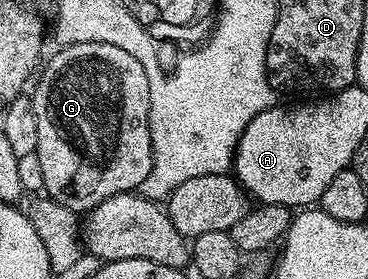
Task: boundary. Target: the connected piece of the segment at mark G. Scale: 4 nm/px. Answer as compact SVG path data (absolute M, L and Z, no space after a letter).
M79 41L76 45L65 45L57 48L57 53L47 61L39 74L40 82L36 90L30 93L34 116L38 118L38 164L42 167L42 183L44 193L53 197L56 205L64 205L73 211L87 211L98 203L113 197L115 193L130 193L139 190L140 184L147 179L152 170L152 139L150 137L150 79L146 79L146 71L142 71L142 63L134 59L134 55L122 51L122 47L114 47L110 43L90 43Z

